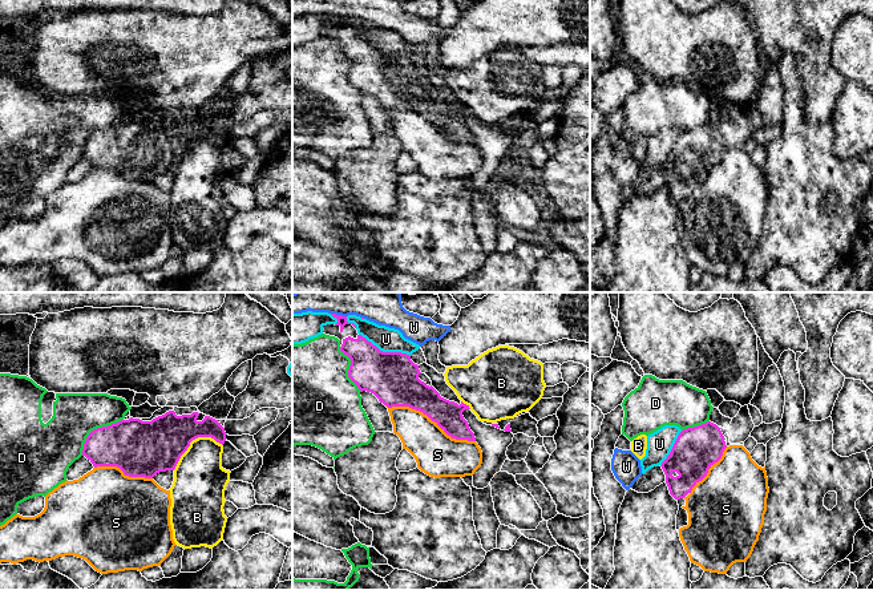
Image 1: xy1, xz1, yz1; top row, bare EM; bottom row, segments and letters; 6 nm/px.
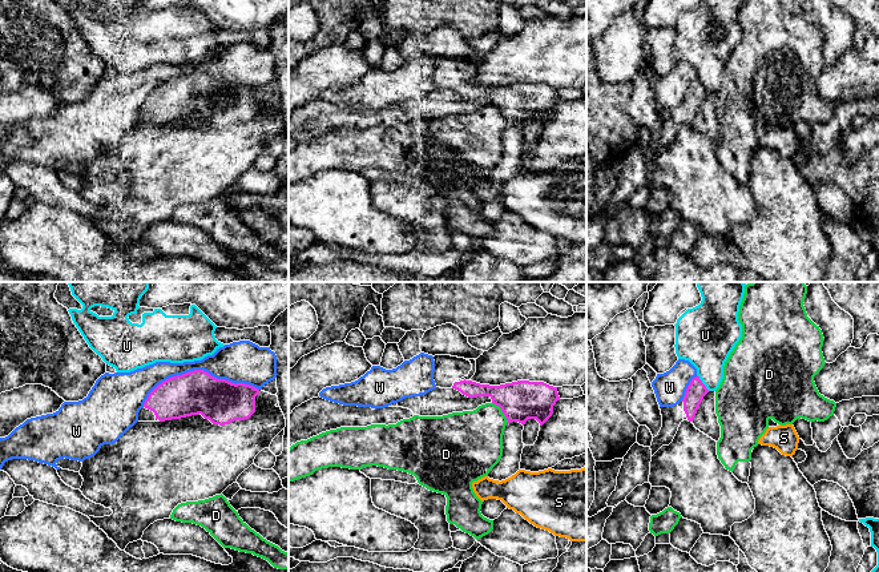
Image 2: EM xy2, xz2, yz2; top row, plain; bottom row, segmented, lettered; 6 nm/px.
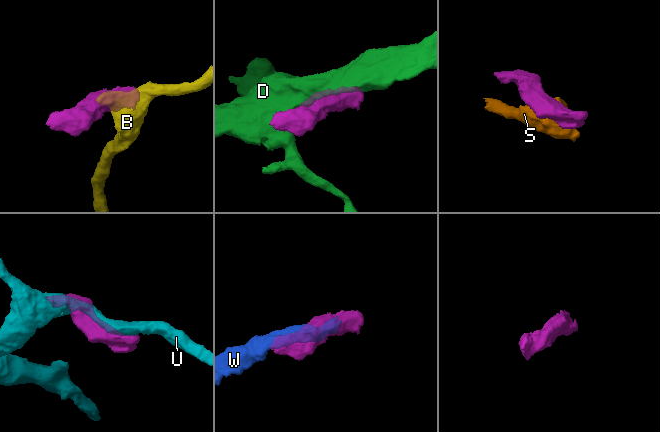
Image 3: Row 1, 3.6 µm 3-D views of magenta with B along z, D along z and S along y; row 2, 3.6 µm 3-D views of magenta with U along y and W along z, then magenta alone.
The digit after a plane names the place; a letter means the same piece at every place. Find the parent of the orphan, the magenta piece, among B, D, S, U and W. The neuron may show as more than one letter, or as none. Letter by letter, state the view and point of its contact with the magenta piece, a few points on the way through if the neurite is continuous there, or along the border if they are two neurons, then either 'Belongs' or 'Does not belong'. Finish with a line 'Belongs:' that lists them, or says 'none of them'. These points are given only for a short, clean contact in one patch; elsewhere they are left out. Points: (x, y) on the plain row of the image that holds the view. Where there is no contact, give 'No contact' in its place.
B: Touches magenta at xy1 (193, 141). Does not belong
D: Touches magenta at xy1 (95, 132). Does not belong
S: Touches magenta at xz1 (431, 121). Does not belong
U: Touches magenta at xz1 (384, 55). Does not belong
W: Touches magenta at xy2 (197, 72). Does not belong
Belongs: none of them

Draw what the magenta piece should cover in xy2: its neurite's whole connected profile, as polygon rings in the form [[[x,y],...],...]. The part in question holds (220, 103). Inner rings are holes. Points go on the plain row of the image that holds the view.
[[[203,72],[172,78],[158,86],[138,114],[138,124],[181,121],[201,116],[225,128],[255,114],[259,92],[245,85],[217,81]]]

